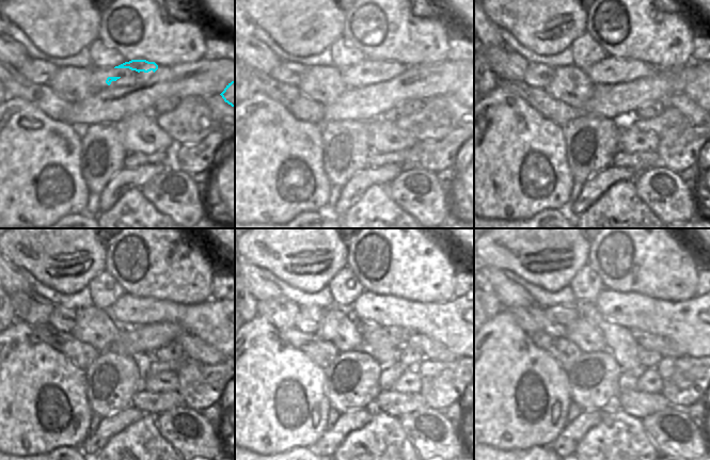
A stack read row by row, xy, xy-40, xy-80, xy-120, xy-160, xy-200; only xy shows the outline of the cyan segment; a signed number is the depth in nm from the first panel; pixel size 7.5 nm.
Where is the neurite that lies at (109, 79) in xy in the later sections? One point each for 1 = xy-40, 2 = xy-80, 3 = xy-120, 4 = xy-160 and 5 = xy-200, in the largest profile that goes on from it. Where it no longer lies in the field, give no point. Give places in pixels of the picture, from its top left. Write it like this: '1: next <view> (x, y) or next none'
1: next xy-40 (353, 78)
2: next xy-80 (640, 69)
3: next xy-120 (212, 321)
4: next xy-160 (452, 323)
5: next xy-200 (691, 323)

